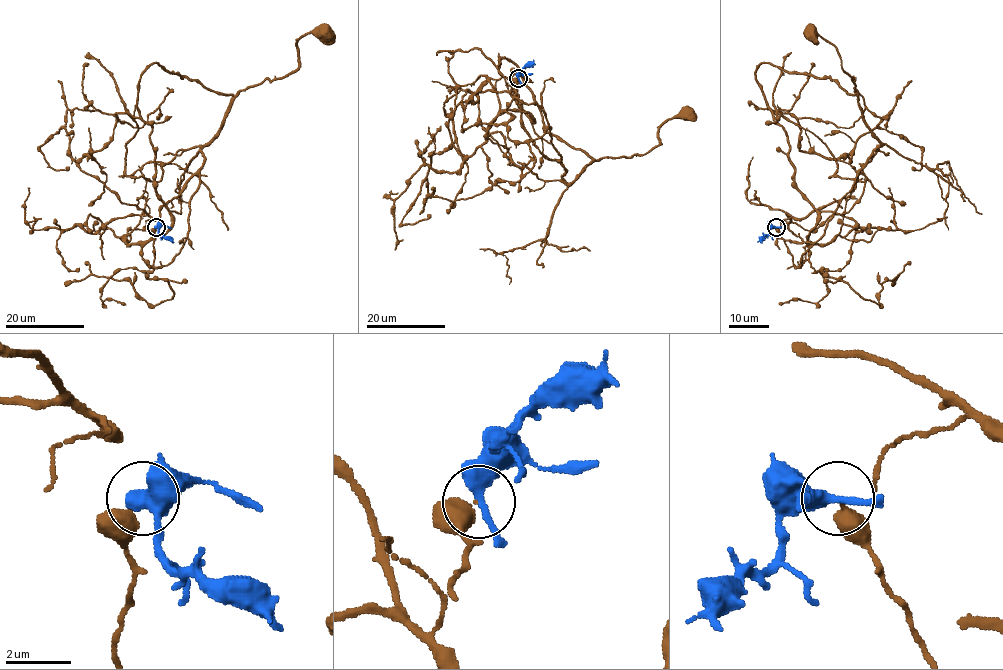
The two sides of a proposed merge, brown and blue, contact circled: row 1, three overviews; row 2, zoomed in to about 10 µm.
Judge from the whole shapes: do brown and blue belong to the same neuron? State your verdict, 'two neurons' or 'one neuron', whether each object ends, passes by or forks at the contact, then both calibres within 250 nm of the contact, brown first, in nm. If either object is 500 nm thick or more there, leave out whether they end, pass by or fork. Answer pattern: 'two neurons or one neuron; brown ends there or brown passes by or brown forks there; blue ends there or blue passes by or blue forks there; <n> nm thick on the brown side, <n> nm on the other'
two neurons; brown ends there; blue passes by; 260 nm thick on the brown side, 340 nm on the other

